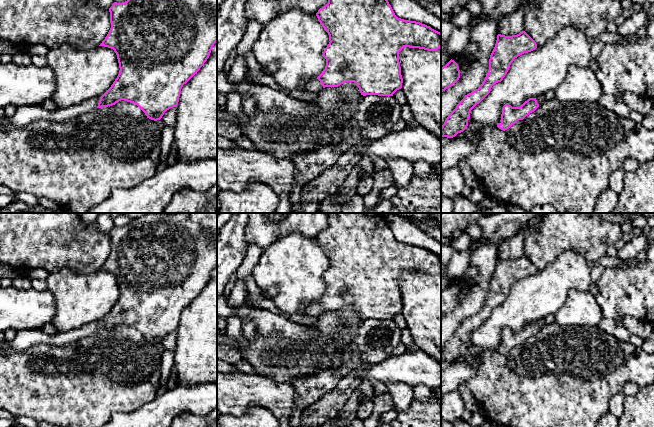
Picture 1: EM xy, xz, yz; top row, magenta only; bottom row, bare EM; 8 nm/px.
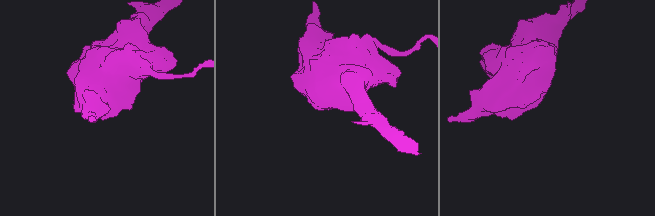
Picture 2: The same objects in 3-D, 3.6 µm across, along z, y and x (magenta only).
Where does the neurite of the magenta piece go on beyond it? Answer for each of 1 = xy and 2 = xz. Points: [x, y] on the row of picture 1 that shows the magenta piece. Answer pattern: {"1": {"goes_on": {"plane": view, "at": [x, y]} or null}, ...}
{"1": {"goes_on": {"plane": "xy", "at": [24, 115]}}, "2": {"goes_on": {"plane": "xz", "at": [314, 85]}}}

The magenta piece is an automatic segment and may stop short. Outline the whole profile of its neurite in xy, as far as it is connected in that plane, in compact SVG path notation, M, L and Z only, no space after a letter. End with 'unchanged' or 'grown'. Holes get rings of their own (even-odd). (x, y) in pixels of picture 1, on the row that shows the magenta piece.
M127 0L114 2L109 12L111 28L99 46L111 48L117 55L120 70L111 87L100 98L92 98L68 108L50 111L41 105L20 106L14 116L5 117L6 120L15 126L25 126L37 120L63 122L124 100L137 105L147 118L157 121L167 110L177 107L183 85L197 74L217 42L217 0Z | grown

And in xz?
M328 0L316 13L318 21L329 35L329 44L323 52L326 66L322 73L305 84L307 92L318 92L325 87L338 87L346 82L354 82L361 95L393 96L402 88L403 78L399 62L399 52L404 47L436 51L441 48L441 33L430 26L416 21L398 18L388 0Z | grown

